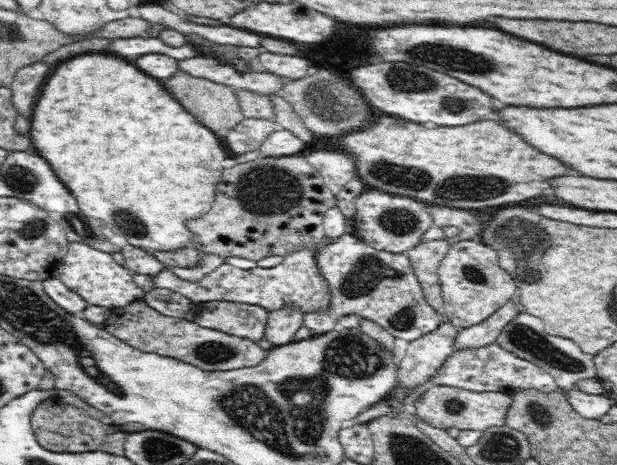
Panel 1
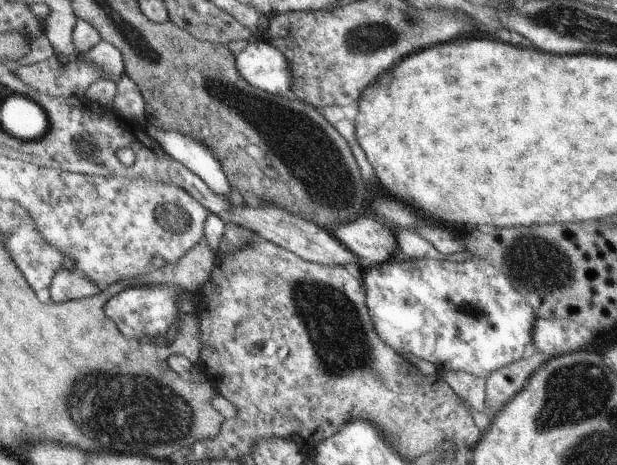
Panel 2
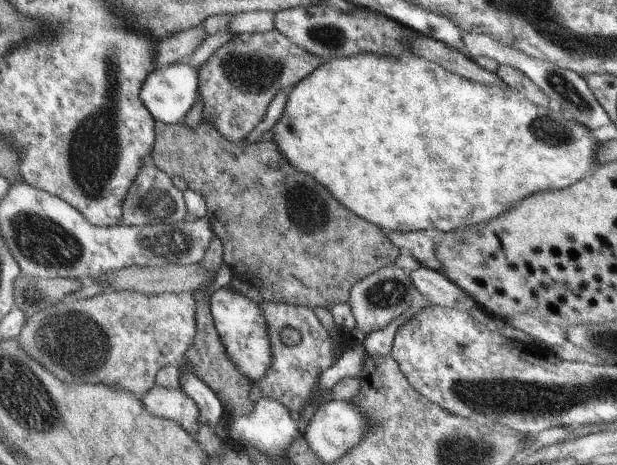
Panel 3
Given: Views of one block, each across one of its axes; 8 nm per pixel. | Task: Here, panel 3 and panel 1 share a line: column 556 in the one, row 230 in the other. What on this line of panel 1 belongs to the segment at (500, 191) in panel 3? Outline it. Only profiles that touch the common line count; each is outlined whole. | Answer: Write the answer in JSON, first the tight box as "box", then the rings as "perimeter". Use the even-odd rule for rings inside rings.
{"box":[29,54,231,253],"perimeter":[[[82,54],[82,56],[76,56],[72,60],[62,62],[50,74],[46,84],[42,86],[40,98],[38,98],[36,106],[33,107],[30,117],[32,118],[32,132],[29,134],[32,134],[32,148],[36,150],[36,154],[40,154],[52,166],[52,170],[58,174],[58,178],[66,184],[66,188],[77,200],[82,214],[102,220],[102,224],[108,226],[107,230],[110,233],[121,234],[126,237],[128,243],[150,253],[154,251],[178,251],[188,246],[193,238],[193,232],[186,224],[190,219],[197,219],[199,216],[205,215],[213,207],[213,202],[217,196],[216,188],[220,182],[220,176],[225,170],[222,168],[222,160],[231,155],[222,146],[219,133],[211,131],[206,126],[200,126],[200,122],[190,112],[186,112],[178,104],[178,100],[174,100],[174,96],[170,96],[170,92],[166,92],[166,88],[158,80],[146,76],[142,70],[138,70],[134,64],[126,62],[124,58],[110,56],[110,54]]]}

